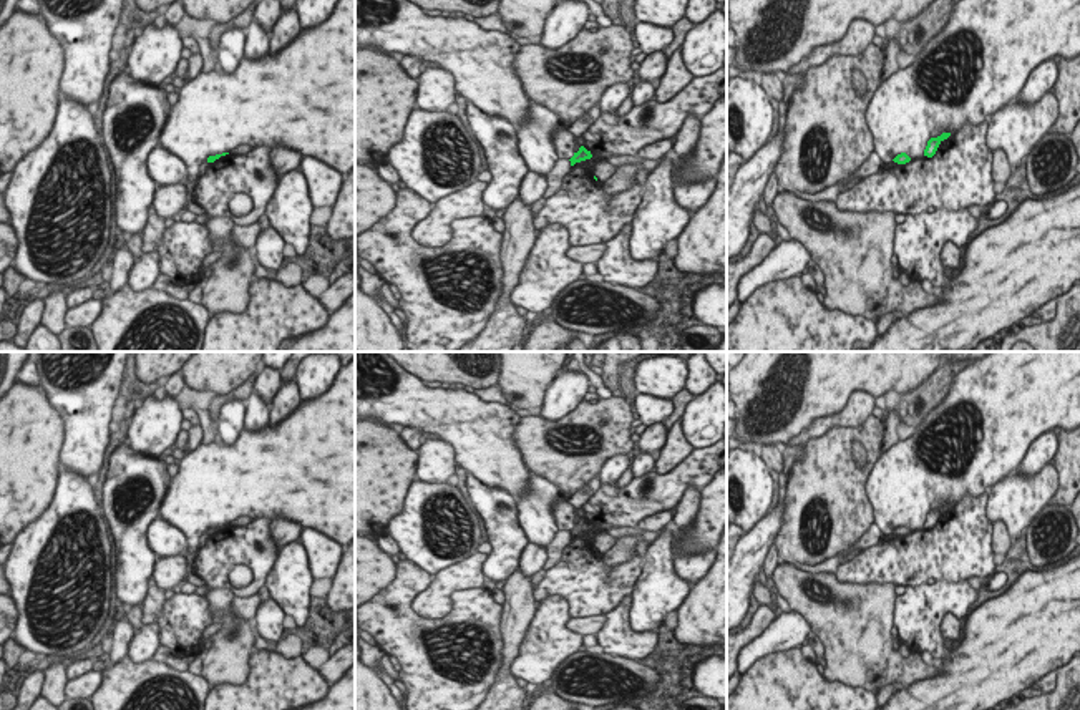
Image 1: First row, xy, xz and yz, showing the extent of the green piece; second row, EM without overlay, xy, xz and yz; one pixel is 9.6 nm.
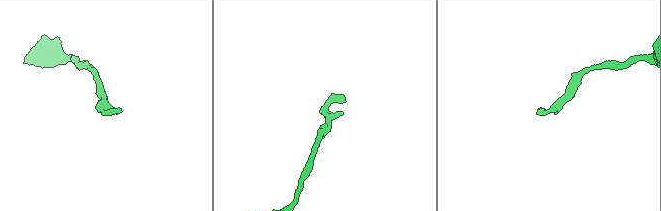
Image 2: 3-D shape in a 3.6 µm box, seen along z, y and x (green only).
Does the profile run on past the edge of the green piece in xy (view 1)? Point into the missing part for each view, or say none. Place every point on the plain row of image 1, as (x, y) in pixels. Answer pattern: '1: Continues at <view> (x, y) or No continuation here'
1: No continuation here

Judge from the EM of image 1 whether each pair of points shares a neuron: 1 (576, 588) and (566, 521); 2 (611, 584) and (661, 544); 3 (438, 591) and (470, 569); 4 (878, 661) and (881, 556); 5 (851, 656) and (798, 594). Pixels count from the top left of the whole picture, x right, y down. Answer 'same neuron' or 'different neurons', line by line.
1: different neurons
2: different neurons
3: same neuron
4: different neurons
5: same neuron

